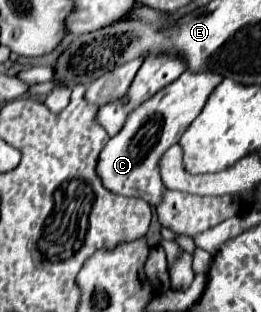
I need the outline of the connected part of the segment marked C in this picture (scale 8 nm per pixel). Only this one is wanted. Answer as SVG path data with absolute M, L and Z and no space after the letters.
M186 70L178 80L156 92L150 100L140 104L126 120L122 130L110 138L98 158L96 174L100 176L102 184L116 194L134 196L146 200L152 206L162 202L166 186L160 178L160 160L164 152L180 140L192 120L204 108L214 84L220 84L222 76L212 72L190 72Z

